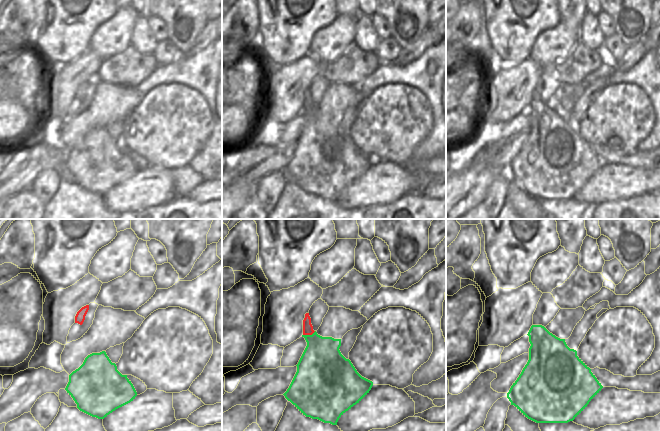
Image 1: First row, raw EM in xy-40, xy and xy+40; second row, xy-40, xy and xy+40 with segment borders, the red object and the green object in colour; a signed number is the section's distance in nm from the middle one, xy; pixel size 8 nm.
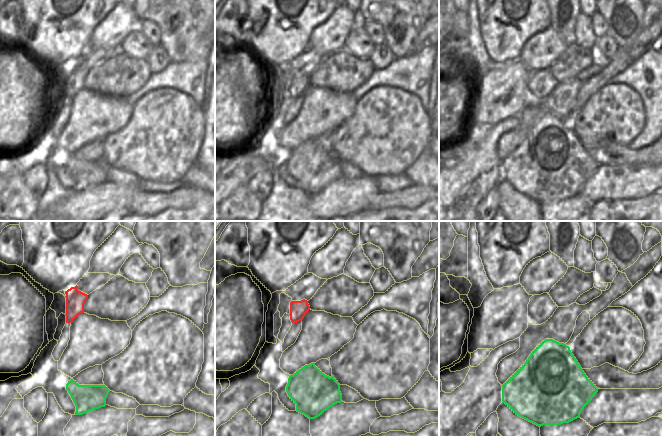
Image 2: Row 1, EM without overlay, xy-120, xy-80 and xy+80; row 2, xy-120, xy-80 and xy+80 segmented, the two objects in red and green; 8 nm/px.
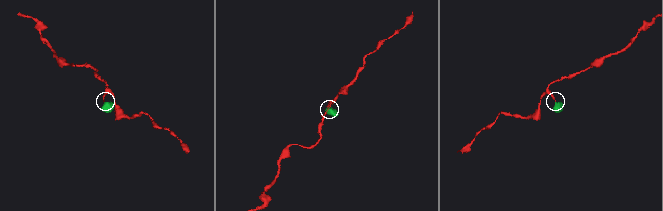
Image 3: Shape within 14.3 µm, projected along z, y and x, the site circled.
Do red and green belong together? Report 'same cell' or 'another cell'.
same cell

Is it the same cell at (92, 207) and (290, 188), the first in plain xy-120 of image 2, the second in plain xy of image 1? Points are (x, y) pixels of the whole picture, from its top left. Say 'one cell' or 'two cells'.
two cells

